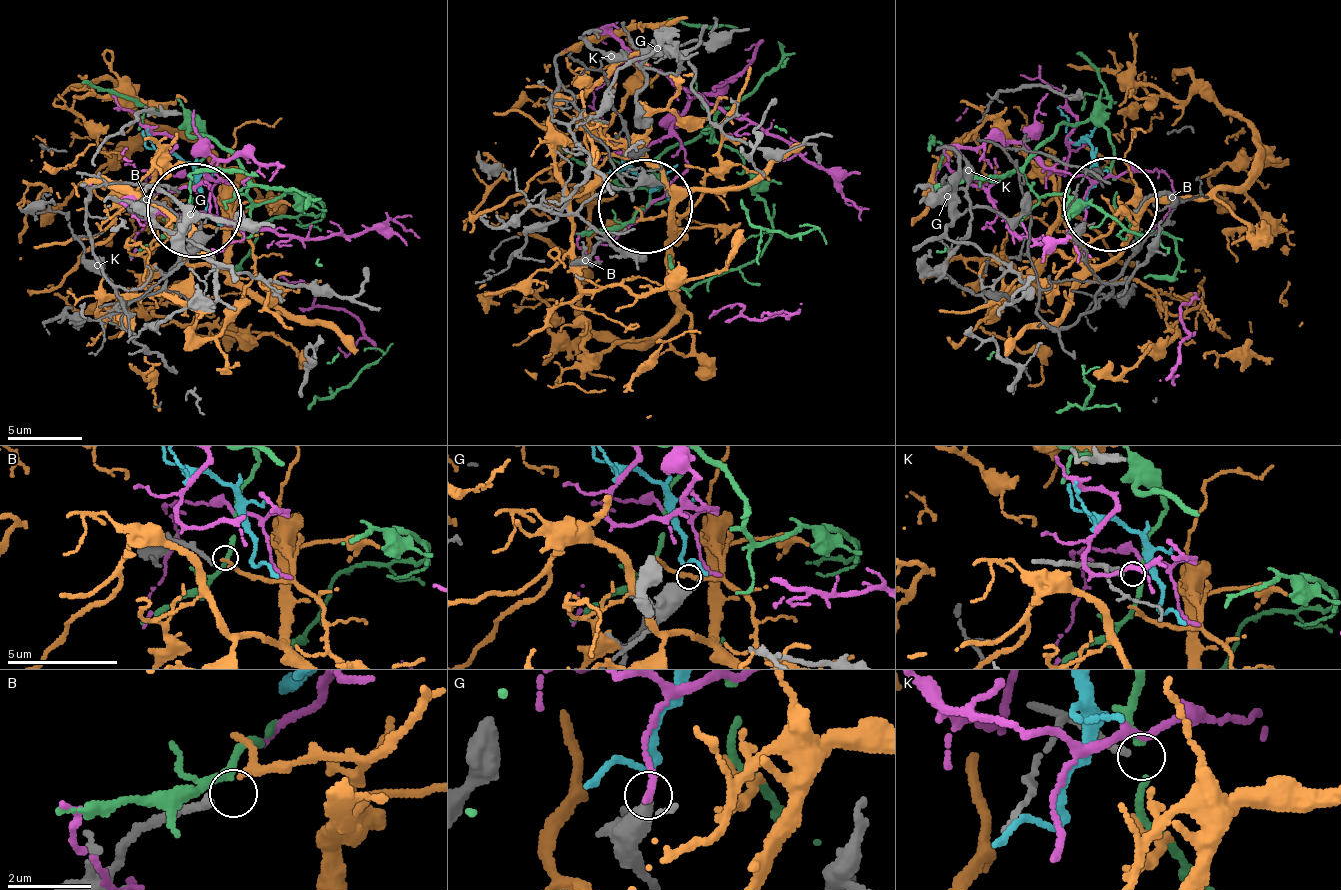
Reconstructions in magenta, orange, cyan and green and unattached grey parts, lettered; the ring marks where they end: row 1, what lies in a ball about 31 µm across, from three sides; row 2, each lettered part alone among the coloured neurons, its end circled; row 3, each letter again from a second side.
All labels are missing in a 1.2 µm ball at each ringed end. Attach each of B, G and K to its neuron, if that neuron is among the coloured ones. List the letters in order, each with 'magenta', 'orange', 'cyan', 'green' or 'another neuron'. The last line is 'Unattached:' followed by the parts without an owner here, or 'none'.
B: orange
G: cyan
K: another neuron
Unattached: K

